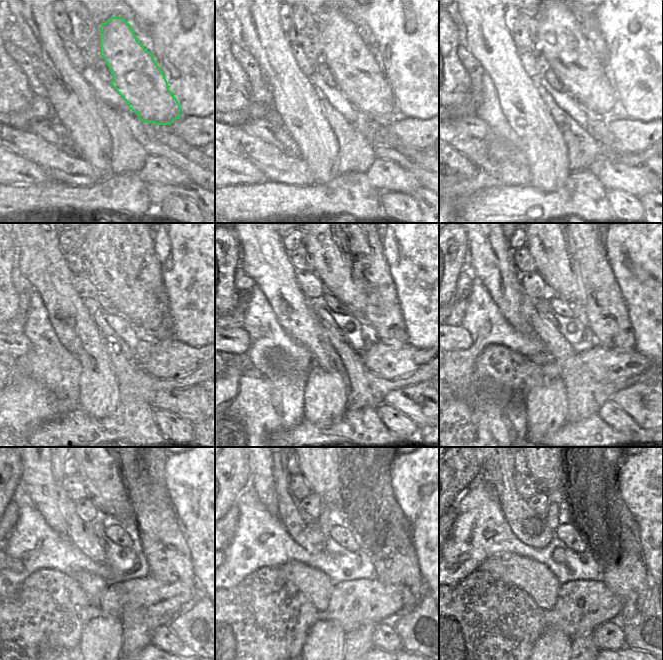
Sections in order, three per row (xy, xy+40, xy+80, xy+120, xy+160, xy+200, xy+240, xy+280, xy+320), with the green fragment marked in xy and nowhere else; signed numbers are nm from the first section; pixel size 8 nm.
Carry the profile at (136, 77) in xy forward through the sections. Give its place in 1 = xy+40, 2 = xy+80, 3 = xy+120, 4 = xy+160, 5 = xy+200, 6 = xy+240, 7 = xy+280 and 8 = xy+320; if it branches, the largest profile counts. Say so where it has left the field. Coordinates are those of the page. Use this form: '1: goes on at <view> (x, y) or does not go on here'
1: goes on at xy+40 (359, 77)
2: goes on at xy+80 (562, 48)
3: goes on at xy+120 (109, 247)
4: goes on at xy+160 (330, 243)
5: goes on at xy+200 (557, 259)
6: goes on at xy+240 (99, 467)
7: goes on at xy+280 (321, 467)
8: goes on at xy+320 (546, 467)

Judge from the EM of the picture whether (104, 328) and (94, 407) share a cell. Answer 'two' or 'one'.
two

